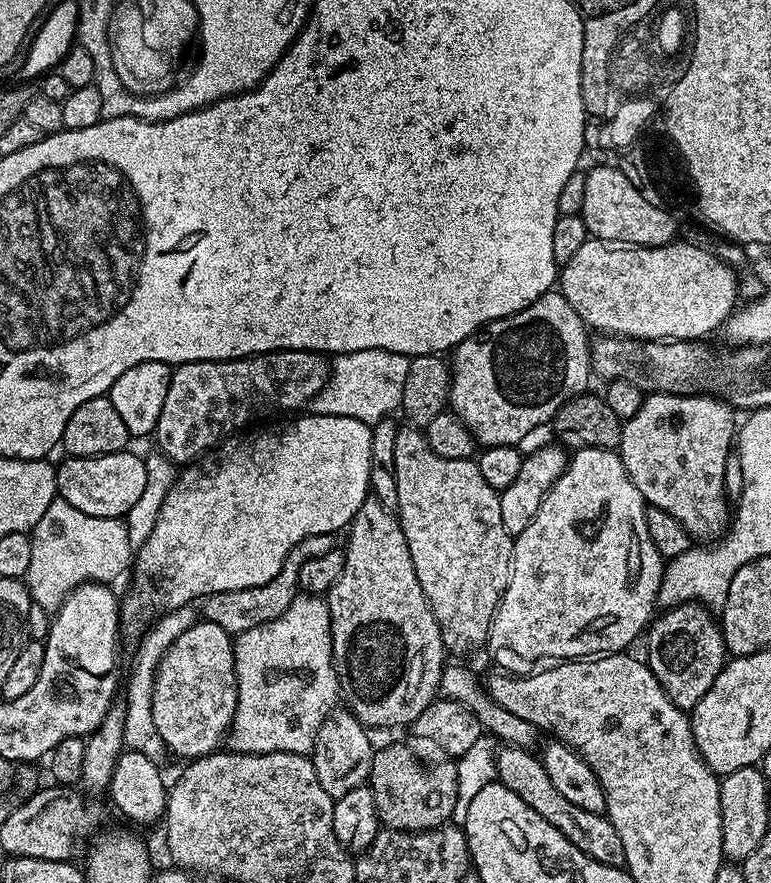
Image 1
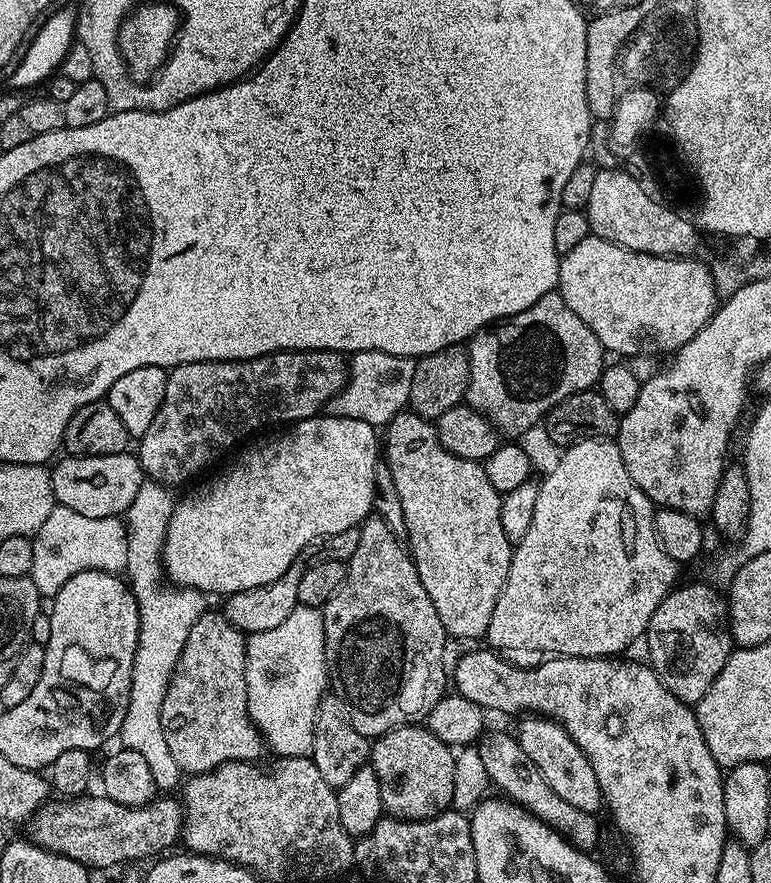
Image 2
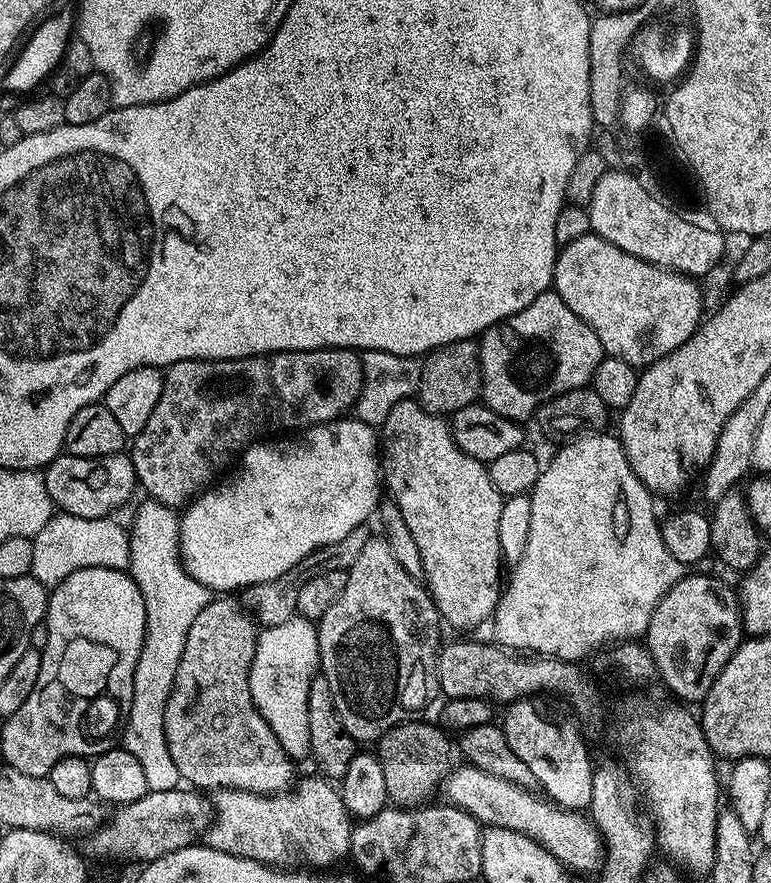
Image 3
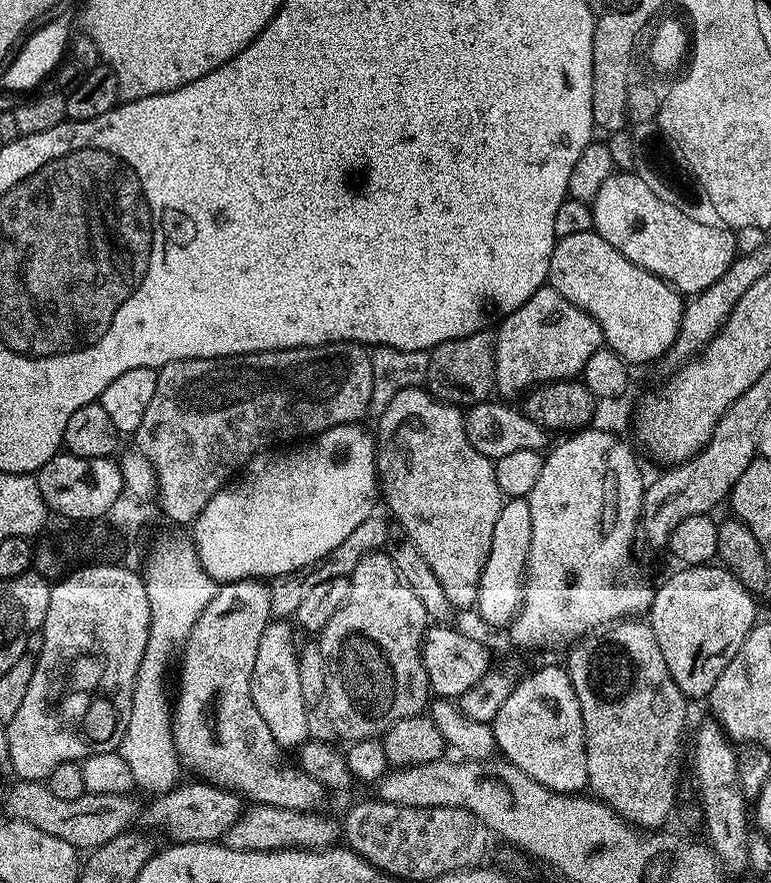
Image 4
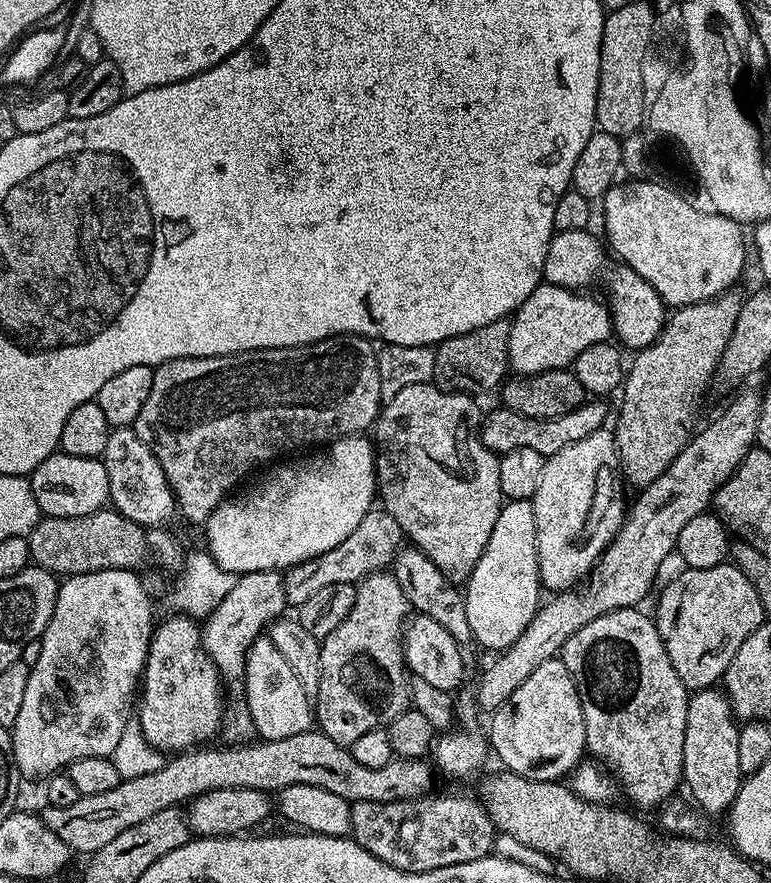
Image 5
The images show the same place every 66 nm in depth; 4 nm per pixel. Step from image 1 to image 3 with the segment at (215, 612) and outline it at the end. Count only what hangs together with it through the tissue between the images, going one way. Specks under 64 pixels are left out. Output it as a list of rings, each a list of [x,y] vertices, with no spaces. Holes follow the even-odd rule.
[[[360,524],[354,530],[350,530],[350,534],[346,534],[346,538],[342,538],[342,542],[331,544],[328,548],[306,557],[302,562],[298,562],[298,566],[286,570],[286,574],[282,574],[270,582],[253,584],[251,588],[247,589],[246,604],[255,619],[264,628],[282,626],[282,622],[290,622],[290,618],[297,615],[298,592],[302,590],[302,586],[306,586],[306,582],[310,582],[310,578],[314,578],[320,572],[349,569],[370,539],[368,530],[370,530],[368,524]]]

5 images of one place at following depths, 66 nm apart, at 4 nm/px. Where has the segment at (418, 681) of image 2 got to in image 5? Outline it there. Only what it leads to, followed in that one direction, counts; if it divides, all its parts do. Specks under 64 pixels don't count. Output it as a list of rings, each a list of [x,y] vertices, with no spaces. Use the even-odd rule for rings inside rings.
[[[390,572],[367,576],[357,585],[354,609],[334,633],[321,641],[322,678],[314,698],[319,731],[350,748],[370,730],[392,724],[411,705],[411,683],[404,658],[403,629],[411,611]]]

